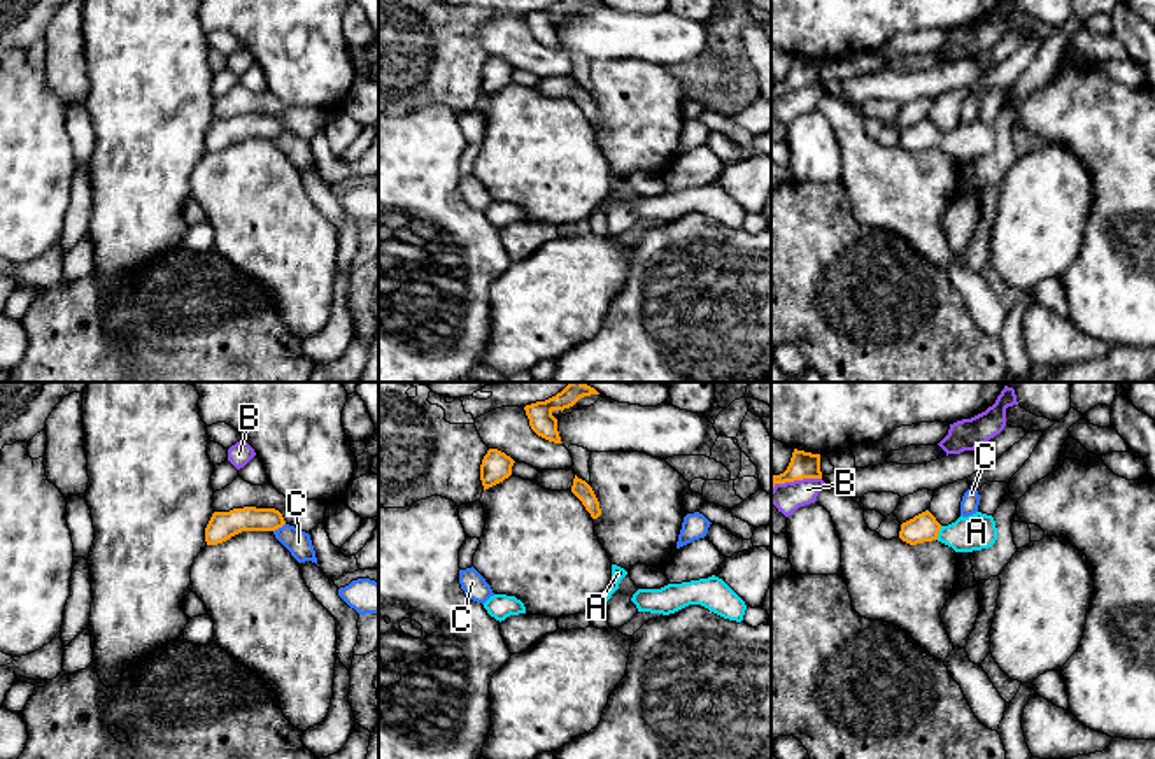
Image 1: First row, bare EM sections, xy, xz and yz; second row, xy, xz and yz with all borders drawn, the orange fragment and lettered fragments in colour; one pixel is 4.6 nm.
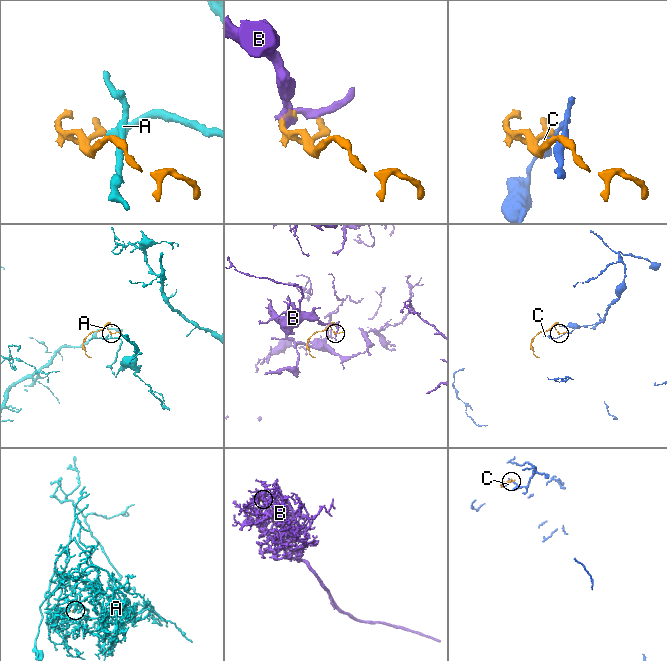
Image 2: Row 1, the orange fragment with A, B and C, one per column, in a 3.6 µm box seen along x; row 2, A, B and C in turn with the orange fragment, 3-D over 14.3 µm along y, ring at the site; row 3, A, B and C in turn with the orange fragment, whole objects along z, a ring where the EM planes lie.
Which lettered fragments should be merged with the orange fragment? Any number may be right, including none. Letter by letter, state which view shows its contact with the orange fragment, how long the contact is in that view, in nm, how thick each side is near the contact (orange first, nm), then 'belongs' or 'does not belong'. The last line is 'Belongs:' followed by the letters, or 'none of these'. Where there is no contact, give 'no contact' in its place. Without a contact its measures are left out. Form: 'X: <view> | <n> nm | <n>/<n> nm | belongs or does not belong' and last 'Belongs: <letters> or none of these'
A: yz | 70 nm | 130/160 nm | belongs
B: yz | 240 nm | 130/140 nm | does not belong
C: xy | 70 nm | 130/120 nm | does not belong
Belongs: A

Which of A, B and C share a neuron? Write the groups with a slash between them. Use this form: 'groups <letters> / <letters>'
groups A / B / C

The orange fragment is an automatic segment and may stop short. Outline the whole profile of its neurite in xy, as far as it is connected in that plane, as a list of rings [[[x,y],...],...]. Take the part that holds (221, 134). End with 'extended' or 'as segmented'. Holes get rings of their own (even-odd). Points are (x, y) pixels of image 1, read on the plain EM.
[[[244,114],[230,119],[214,119],[207,135],[207,153],[217,153],[242,138],[275,138],[286,131],[275,116]]]; as segmented

